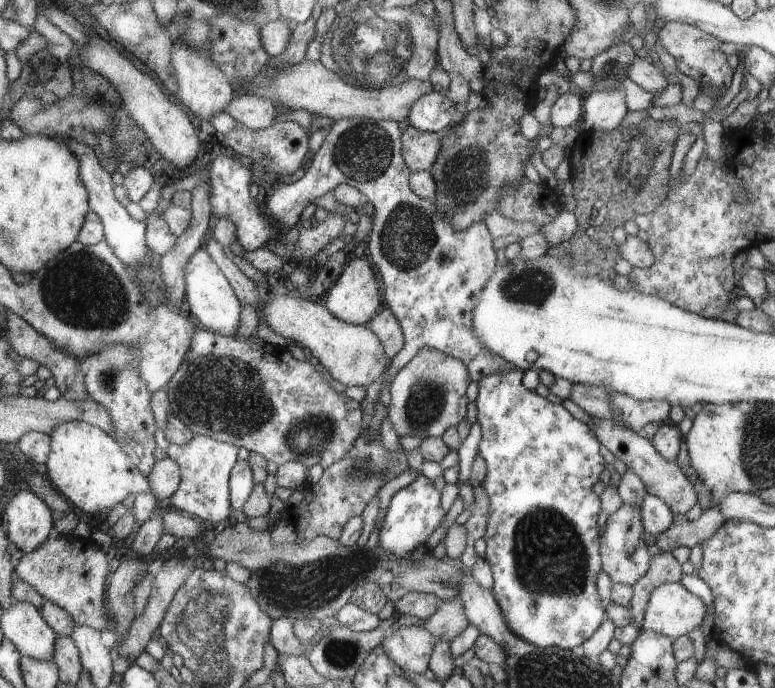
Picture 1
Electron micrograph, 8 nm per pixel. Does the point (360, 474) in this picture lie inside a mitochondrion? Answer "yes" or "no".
yes

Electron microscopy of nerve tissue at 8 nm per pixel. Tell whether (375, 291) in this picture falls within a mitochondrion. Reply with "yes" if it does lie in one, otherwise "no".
no

